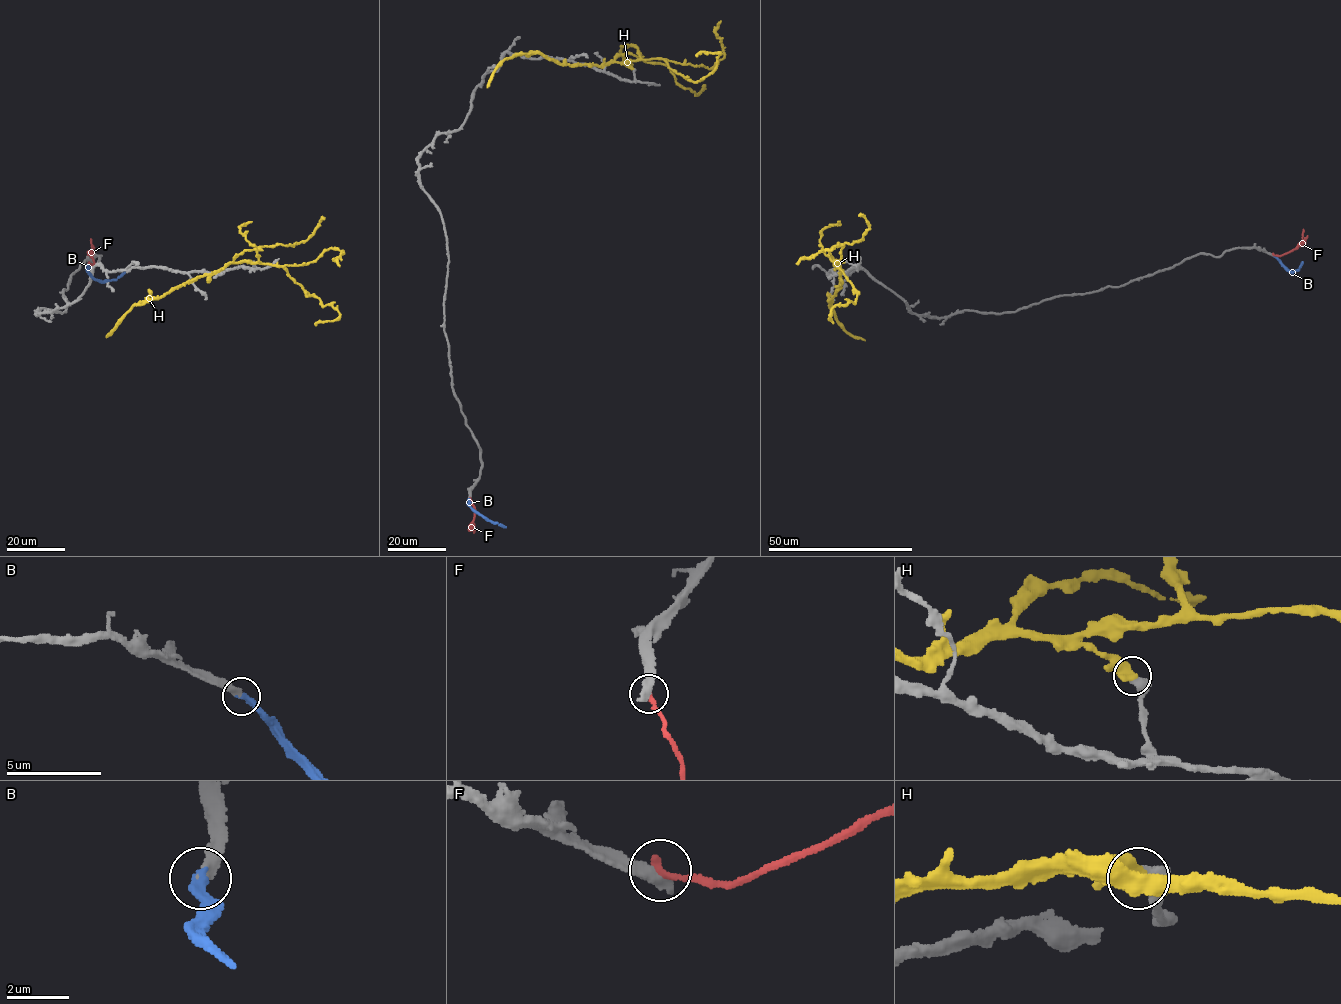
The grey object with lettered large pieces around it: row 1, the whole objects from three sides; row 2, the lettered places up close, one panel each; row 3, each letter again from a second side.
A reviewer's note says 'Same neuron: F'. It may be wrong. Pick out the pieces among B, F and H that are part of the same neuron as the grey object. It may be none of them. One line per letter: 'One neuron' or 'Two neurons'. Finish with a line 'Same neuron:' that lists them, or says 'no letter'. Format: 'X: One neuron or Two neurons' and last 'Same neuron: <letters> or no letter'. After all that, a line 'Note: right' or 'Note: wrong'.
B: One neuron
F: Two neurons
H: Two neurons
Same neuron: B
Note: wrong

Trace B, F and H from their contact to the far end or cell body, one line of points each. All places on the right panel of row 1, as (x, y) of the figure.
B: (1275, 256), (1292, 271), (1298, 269), (1302, 261)
F: (1273, 254), (1281, 256), (1293, 250), (1302, 241), (1303, 229)
H: (844, 262), (838, 263), (840, 286), (830, 300), (830, 307), (846, 331), (865, 340)

